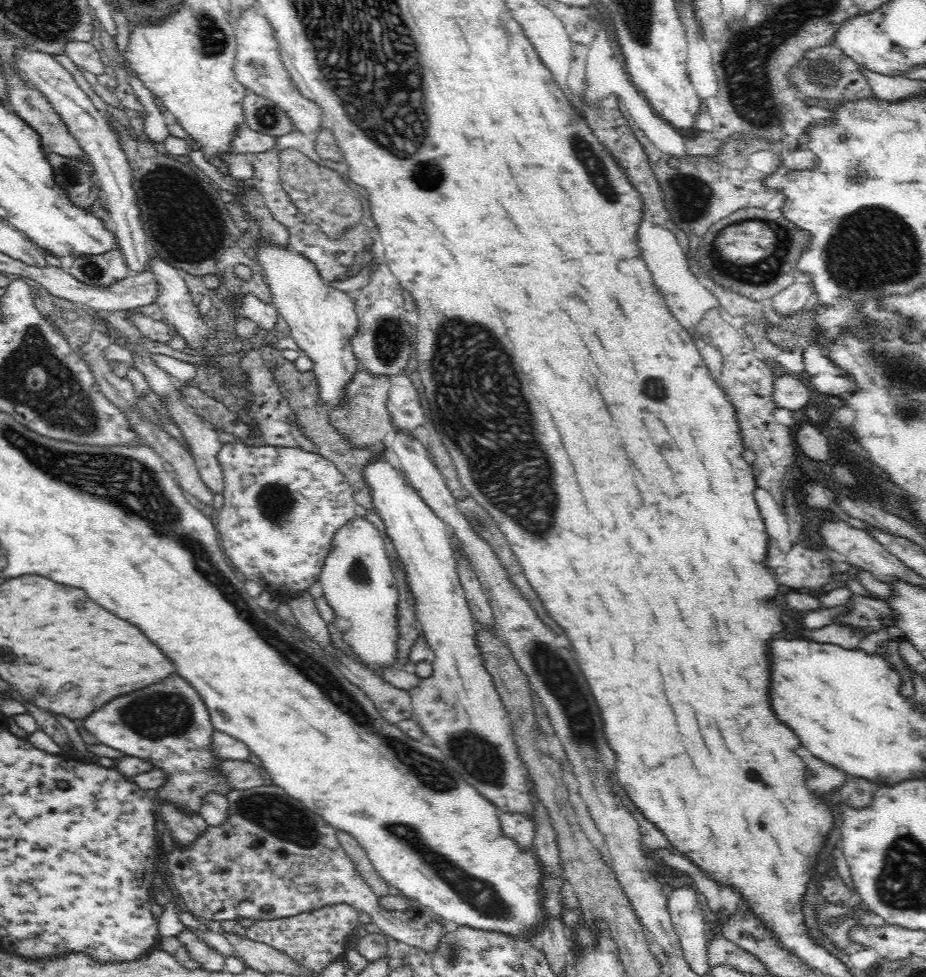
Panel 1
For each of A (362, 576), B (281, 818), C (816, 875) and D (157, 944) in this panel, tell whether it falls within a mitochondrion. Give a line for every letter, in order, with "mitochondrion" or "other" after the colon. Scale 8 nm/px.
A: mitochondrion
B: mitochondrion
C: other
D: other

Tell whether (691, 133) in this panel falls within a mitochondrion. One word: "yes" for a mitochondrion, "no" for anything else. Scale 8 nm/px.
no

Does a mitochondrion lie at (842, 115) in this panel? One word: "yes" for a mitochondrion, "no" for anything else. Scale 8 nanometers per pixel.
no

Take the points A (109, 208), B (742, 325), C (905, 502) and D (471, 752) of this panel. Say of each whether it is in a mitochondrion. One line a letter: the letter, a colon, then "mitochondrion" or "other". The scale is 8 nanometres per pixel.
A: other
B: other
C: other
D: mitochondrion

